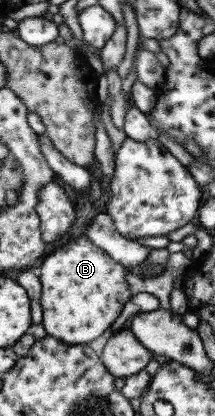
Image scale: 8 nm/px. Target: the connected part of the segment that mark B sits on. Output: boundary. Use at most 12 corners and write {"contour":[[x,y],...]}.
{"contour":[[82,235],[41,266],[44,327],[89,345],[135,295],[130,269]]}

